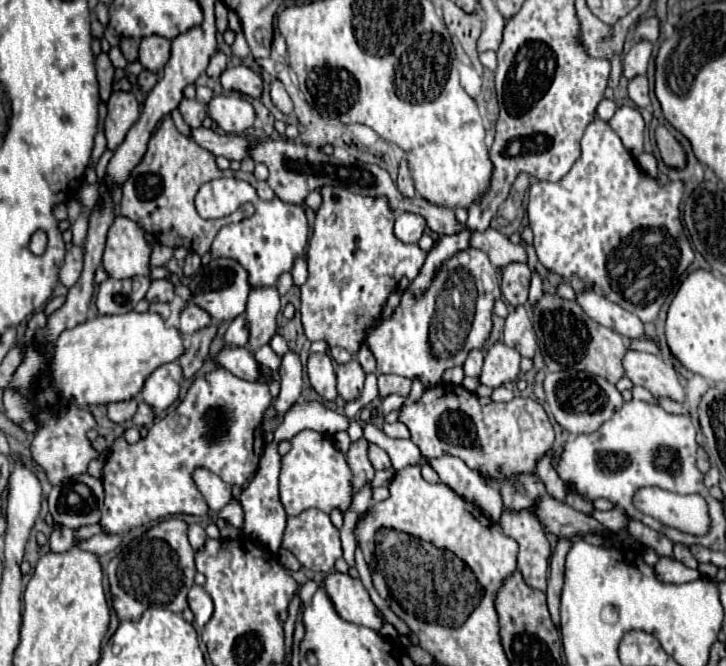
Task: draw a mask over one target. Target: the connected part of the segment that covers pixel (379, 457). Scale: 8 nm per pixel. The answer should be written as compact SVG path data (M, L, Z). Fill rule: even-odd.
M370 444L370 446L368 446L368 458L370 458L370 462L372 462L372 466L374 466L376 470L390 468L390 458L388 458L388 454L386 454L382 448L378 448L376 444Z

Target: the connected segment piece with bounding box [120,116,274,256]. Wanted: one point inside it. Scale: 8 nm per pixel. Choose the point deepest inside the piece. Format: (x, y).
(174, 167)

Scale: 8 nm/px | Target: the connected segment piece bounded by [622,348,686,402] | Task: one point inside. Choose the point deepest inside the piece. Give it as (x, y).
(653, 373)

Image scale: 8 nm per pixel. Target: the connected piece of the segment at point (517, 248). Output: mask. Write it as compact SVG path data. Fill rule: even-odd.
M488 228L486 232L470 232L470 246L484 250L496 268L504 268L512 262L526 262L524 246L512 244L508 236L494 228Z

